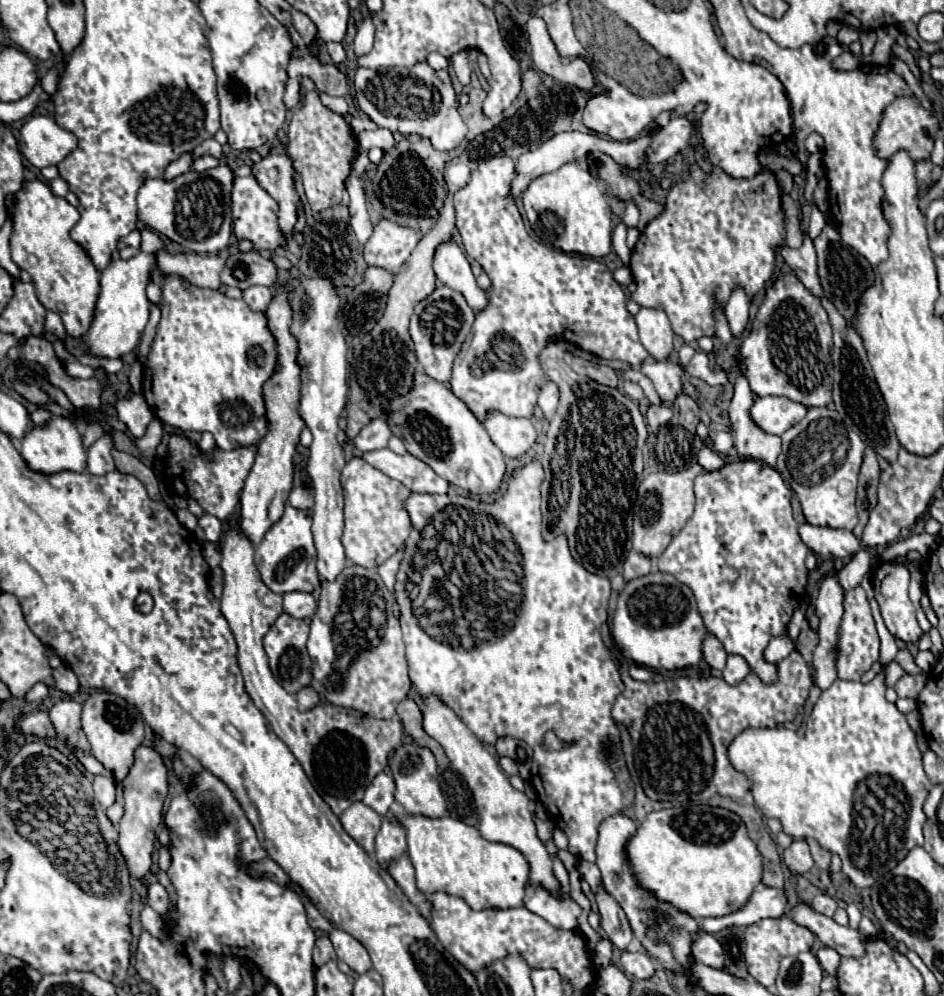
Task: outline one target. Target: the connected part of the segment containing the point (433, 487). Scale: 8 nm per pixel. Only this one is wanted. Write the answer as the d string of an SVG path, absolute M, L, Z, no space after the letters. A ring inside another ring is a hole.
M378 449L364 453L362 459L368 461L378 471L386 473L388 477L402 481L414 493L444 495L450 487L450 483L440 475L436 475L430 465L420 461L418 457L412 457L410 453L396 455L390 449Z

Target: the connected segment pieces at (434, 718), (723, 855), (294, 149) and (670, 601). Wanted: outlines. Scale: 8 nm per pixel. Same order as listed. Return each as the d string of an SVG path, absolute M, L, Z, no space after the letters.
M432 695L424 697L422 715L424 715L424 719L422 719L424 731L444 747L452 767L456 771L460 771L460 775L466 779L468 787L474 793L474 801L476 801L478 815L480 815L482 837L486 837L488 841L512 845L518 851L522 851L530 863L530 885L532 887L544 885L550 891L558 891L558 881L552 875L552 859L550 859L544 843L536 835L534 815L528 809L528 807L532 807L530 799L510 785L508 775L502 771L498 759L490 751L486 751L486 747L460 721L460 717L456 713L452 713L452 709L448 709L448 705L444 705L438 697L432 697Z
M706 803L694 807L672 807L662 811L652 811L646 821L638 827L638 833L628 843L628 859L634 865L638 883L652 891L658 899L672 903L680 911L692 915L694 919L722 917L742 909L752 895L754 887L762 877L762 857L756 843L748 837L744 821L722 807L710 807Z
M308 91L302 99L300 109L292 115L286 147L292 157L294 169L302 177L304 193L312 211L324 211L342 201L344 181L350 175L352 159L356 155L356 145L358 143L350 127L346 125L344 117L324 107L316 91Z
M650 573L626 583L620 591L612 619L612 635L622 655L638 665L660 669L682 669L698 665L708 629L698 613L696 599L688 585L678 583L670 573Z

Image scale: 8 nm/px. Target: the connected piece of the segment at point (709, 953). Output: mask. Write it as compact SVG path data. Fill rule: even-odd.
M700 931L694 937L692 945L692 955L696 961L712 967L712 969L722 969L724 967L724 949L722 945L706 931Z

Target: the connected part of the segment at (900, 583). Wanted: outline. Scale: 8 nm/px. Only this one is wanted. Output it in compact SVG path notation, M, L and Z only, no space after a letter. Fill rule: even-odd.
M884 563L872 575L874 599L880 605L884 625L904 643L918 643L922 629L916 619L916 605L908 597L910 573L900 563Z

